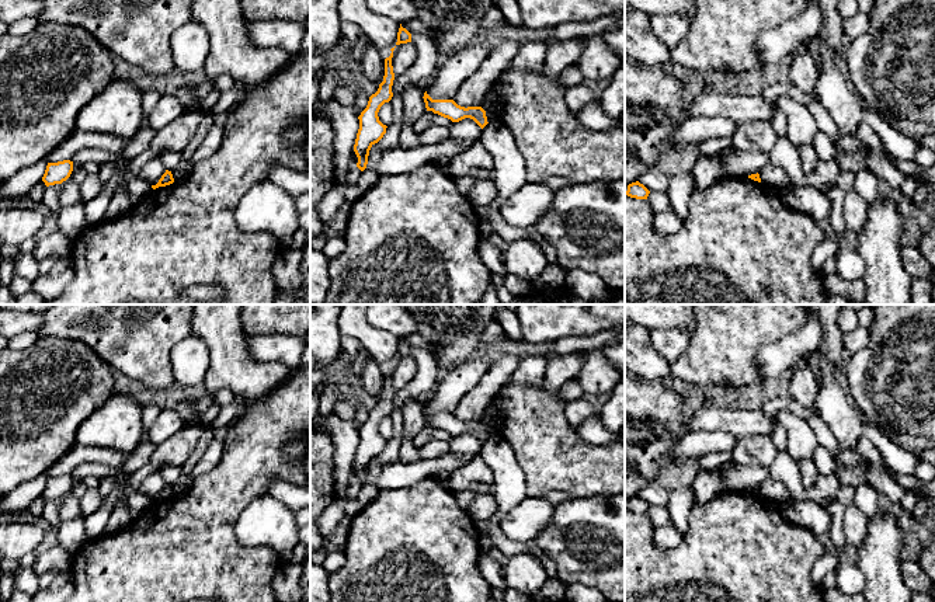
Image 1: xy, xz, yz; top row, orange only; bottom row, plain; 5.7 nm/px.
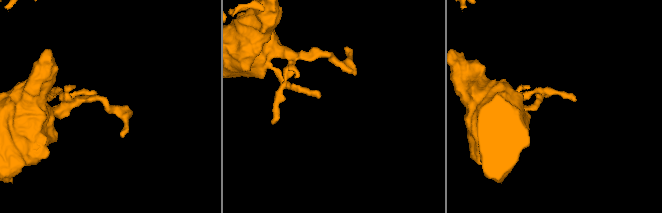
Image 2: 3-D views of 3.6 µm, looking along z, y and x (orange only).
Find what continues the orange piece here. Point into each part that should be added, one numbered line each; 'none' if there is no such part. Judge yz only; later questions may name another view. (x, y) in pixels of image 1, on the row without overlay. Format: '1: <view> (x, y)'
none

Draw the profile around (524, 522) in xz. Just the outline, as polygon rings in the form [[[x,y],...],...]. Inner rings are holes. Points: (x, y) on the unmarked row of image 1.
[[[528,497],[503,519],[501,530],[510,540],[528,543],[549,525],[555,505],[543,497]]]

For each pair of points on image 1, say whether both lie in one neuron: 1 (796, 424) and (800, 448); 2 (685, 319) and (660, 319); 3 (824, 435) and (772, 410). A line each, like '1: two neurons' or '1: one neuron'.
1: one neuron
2: one neuron
3: one neuron

